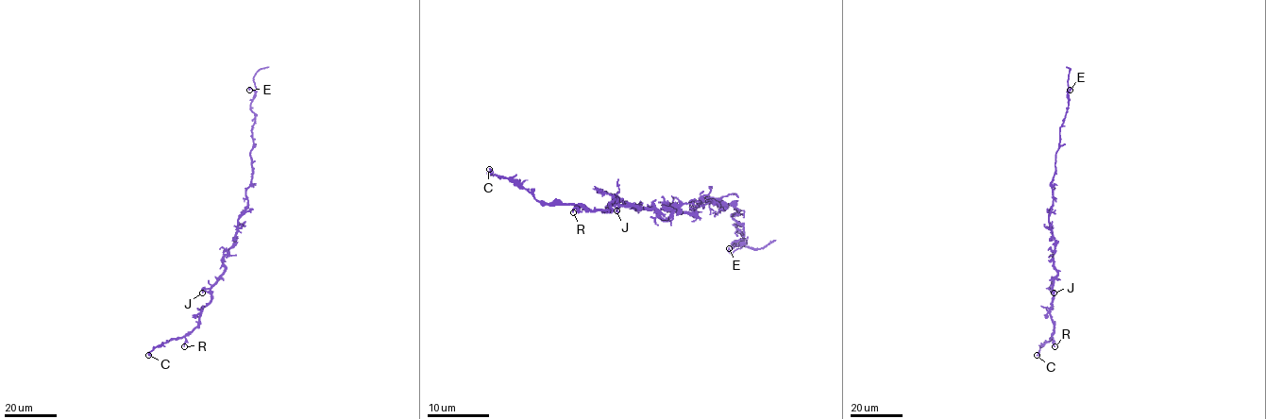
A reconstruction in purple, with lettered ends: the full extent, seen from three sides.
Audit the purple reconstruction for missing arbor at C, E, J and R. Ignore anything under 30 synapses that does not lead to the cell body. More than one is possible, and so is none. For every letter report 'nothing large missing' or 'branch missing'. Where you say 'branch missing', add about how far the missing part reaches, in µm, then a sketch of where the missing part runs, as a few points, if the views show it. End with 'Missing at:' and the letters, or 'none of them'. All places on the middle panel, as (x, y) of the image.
C: nothing large missing
E: nothing large missing
J: nothing large missing
R: nothing large missing
Missing at: none of them

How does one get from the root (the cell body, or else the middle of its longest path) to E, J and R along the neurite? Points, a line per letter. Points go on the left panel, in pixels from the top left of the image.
E: (238, 226), (247, 205), (245, 189), (252, 176), (255, 114), (250, 104), (255, 92), (249, 90)
J: (238, 226), (235, 243), (223, 259), (223, 274), (202, 293)
R: (238, 226), (235, 243), (223, 259), (225, 270), (184, 346)

